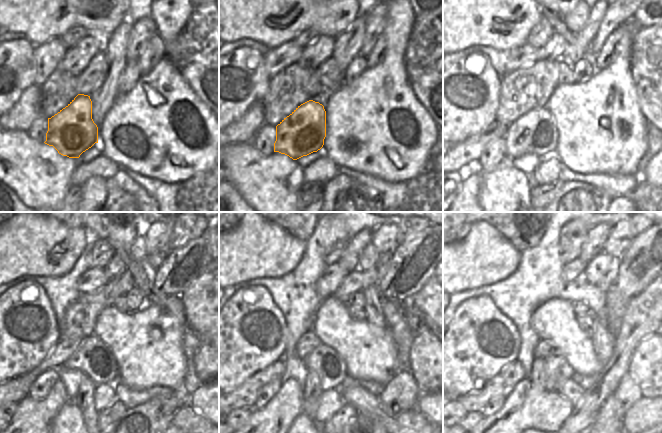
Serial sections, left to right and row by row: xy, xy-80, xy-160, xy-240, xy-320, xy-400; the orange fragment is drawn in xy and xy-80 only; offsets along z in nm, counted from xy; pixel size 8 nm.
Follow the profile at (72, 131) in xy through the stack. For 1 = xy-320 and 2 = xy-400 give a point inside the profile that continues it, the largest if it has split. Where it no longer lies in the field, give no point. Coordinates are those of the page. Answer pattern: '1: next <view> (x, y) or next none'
1: next xy-320 (330, 367)
2: next xy-400 (557, 369)

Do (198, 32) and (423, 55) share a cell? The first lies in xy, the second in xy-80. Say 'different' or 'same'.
same

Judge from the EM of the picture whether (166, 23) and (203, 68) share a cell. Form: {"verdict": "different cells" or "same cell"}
{"verdict": "different cells"}

